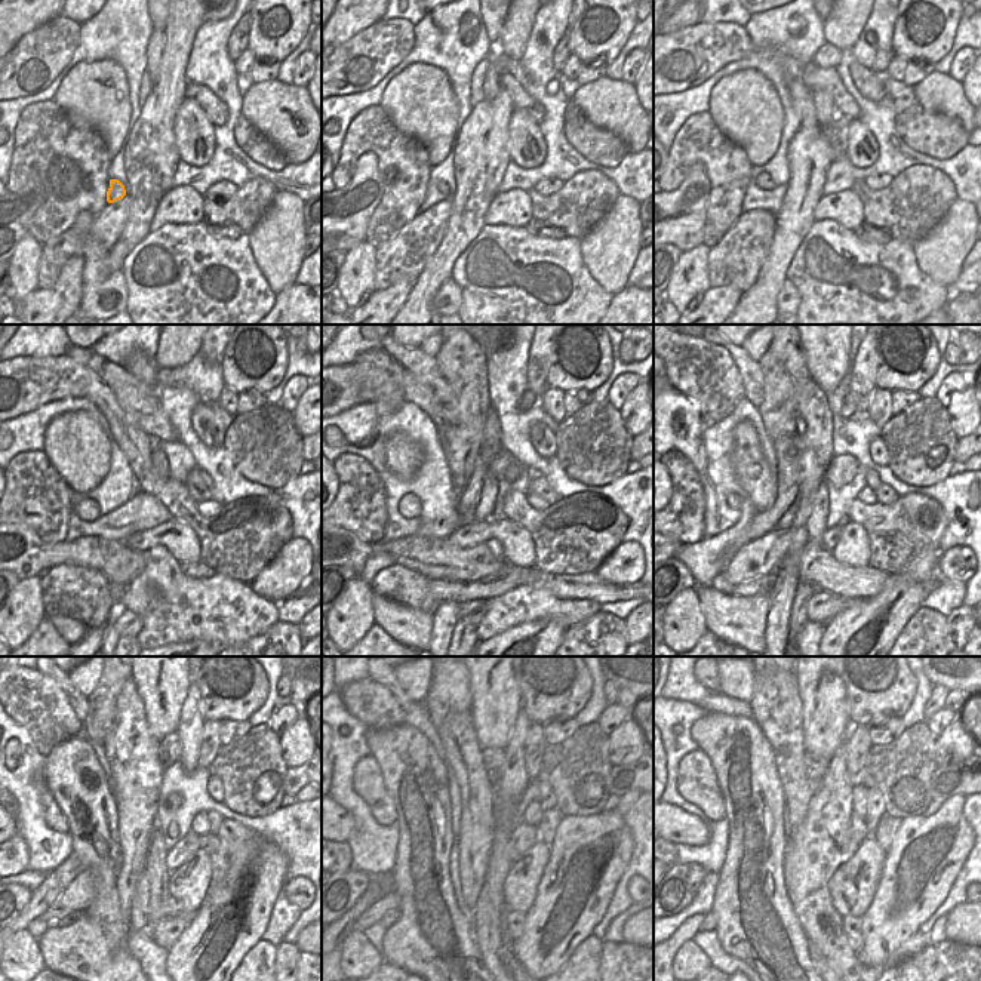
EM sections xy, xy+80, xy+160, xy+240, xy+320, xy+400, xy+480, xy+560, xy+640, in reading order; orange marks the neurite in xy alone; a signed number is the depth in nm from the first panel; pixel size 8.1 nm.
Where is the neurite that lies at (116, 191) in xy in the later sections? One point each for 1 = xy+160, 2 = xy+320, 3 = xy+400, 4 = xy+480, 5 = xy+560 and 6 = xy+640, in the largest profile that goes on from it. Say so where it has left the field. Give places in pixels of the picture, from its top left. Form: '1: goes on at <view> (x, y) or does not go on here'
1: goes on at xy+160 (763, 180)
2: goes on at xy+320 (409, 506)
3: goes on at xy+400 (734, 501)
4: goes on at xy+480 (54, 817)
5: goes on at xy+560 (368, 783)
6: goes on at xy+640 (695, 783)

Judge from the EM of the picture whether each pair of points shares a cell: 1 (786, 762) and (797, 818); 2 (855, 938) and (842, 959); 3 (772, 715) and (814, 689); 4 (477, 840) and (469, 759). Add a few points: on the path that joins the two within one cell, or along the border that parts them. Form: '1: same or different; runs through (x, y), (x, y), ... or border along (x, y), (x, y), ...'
1: same; runs through (793, 775), (797, 805)
2: different; border along (840, 918), (848, 943), (857, 953)
3: different; border along (793, 672), (802, 703), (803, 732)
4: same; runs through (477, 820), (477, 795), (471, 780)

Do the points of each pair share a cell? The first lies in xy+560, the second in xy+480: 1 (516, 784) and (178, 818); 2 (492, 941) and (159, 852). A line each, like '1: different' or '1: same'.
1: different
2: same

